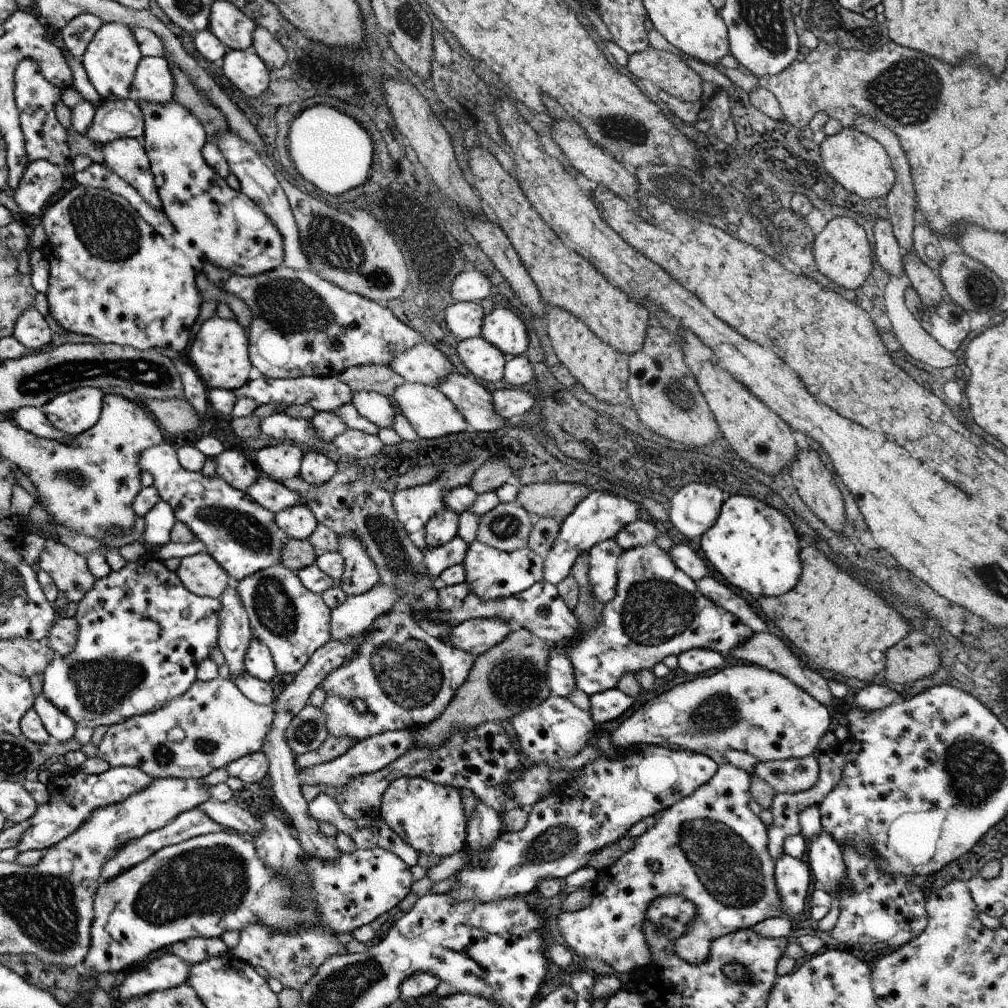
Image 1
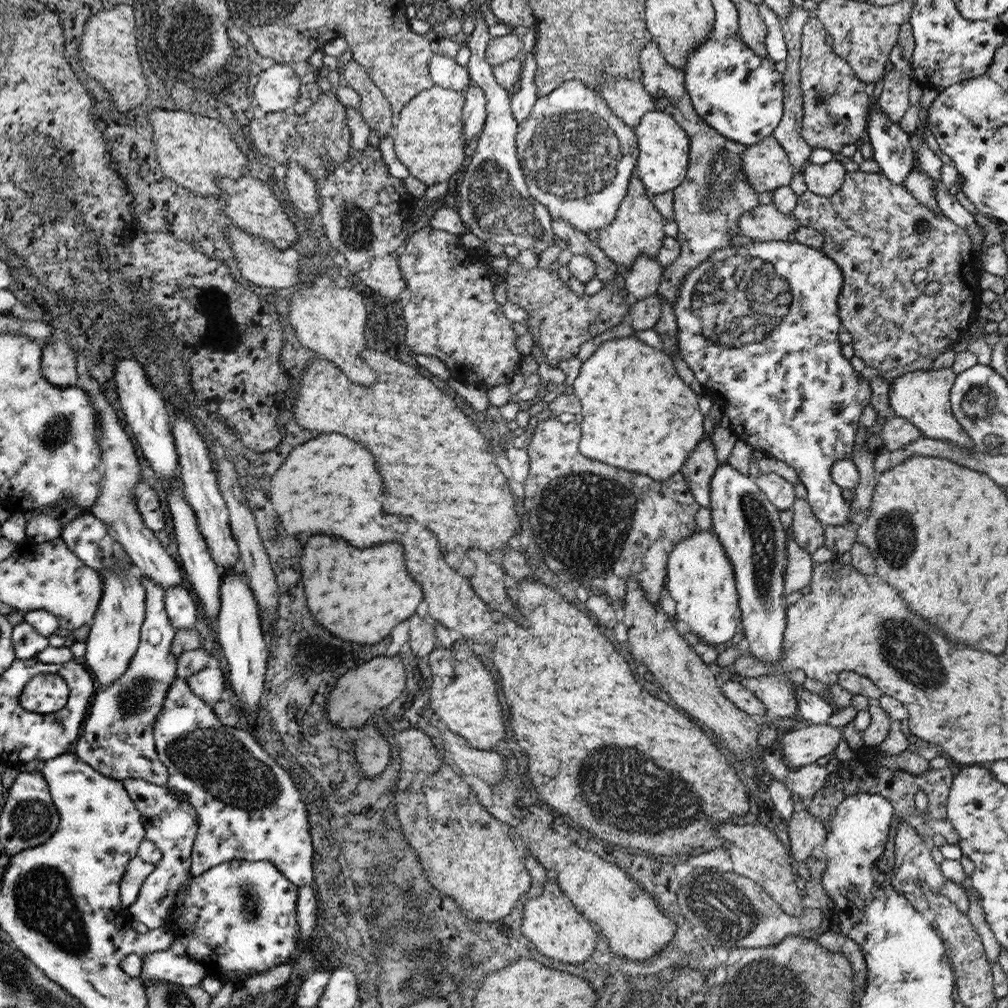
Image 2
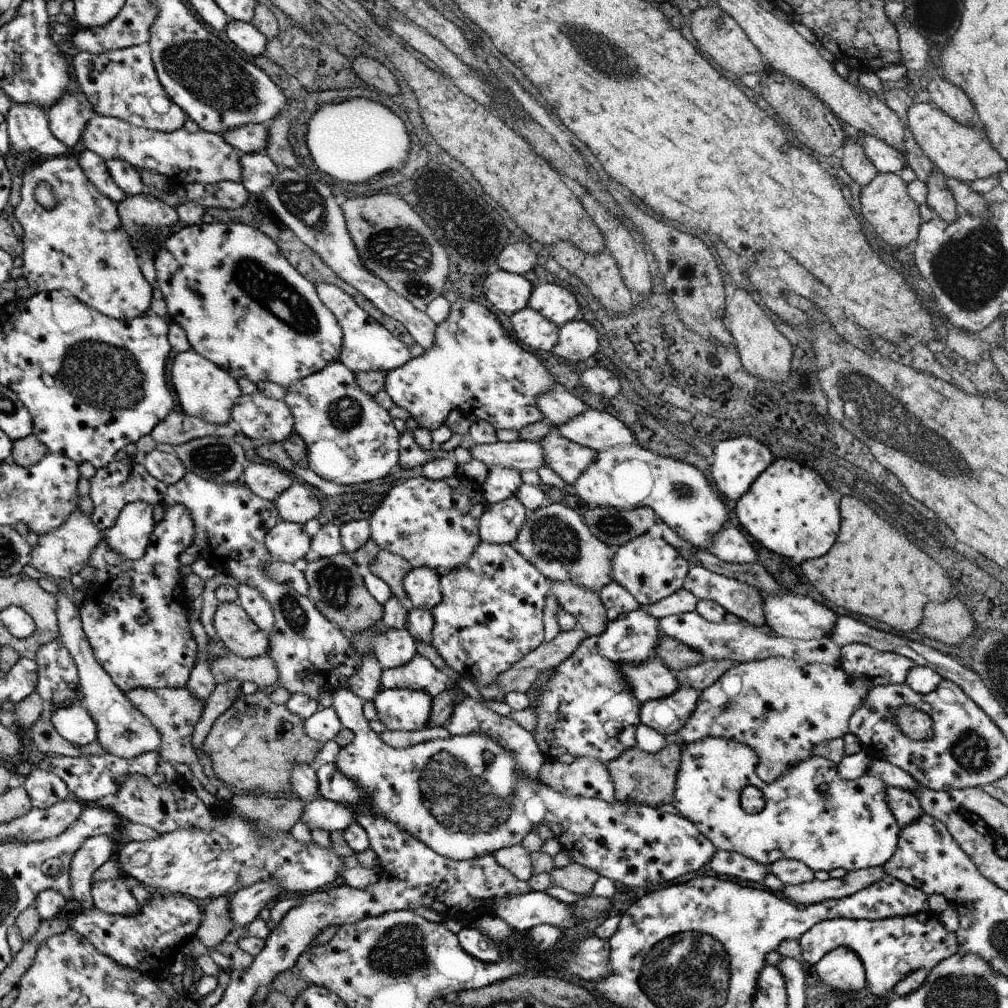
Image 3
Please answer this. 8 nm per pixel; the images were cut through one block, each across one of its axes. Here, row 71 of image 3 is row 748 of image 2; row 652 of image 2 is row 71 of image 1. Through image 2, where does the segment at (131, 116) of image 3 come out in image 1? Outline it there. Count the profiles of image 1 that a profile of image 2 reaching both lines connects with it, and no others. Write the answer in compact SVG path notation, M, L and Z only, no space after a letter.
M142 57L138 64L129 97L137 103L174 101L176 77L165 57Z

